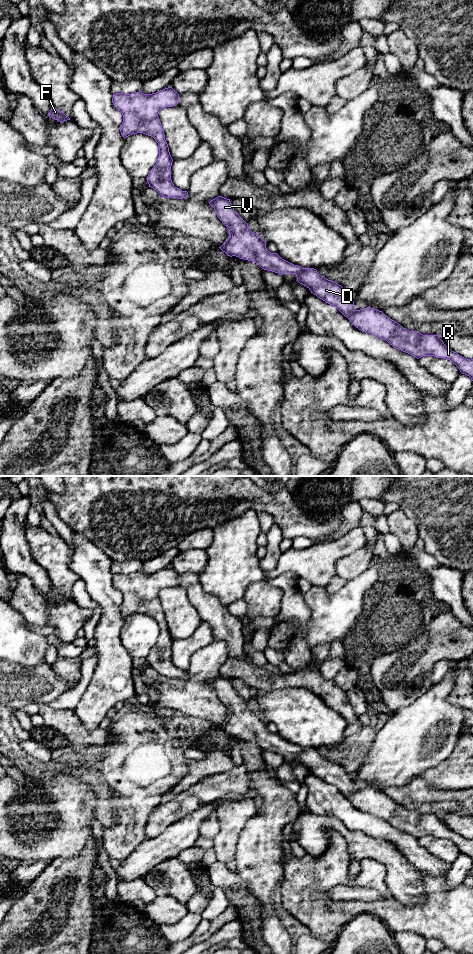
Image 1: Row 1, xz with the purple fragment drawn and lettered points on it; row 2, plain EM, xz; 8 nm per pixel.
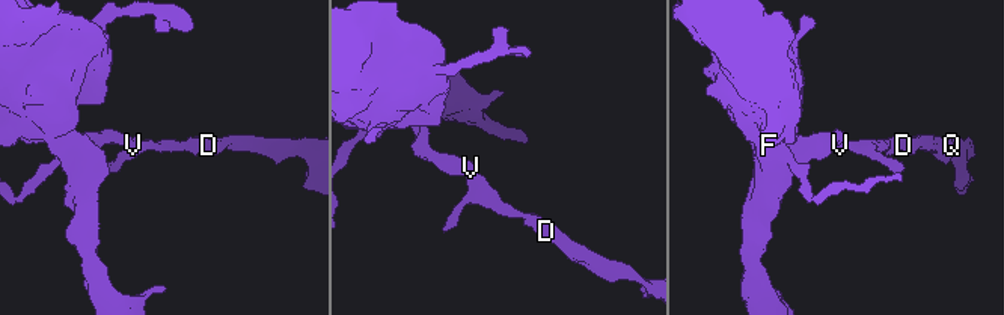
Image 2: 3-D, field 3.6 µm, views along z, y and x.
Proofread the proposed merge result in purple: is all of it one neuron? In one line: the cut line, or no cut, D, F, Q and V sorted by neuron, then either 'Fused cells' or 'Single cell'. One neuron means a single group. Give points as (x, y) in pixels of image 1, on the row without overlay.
No split. Groups: D F Q V. Single cell

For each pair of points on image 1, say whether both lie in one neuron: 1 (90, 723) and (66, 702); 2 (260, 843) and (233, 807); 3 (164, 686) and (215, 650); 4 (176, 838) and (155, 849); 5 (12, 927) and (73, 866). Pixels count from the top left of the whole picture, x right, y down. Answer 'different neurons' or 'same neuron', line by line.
1: different neurons
2: different neurons
3: same neuron
4: same neuron
5: same neuron

